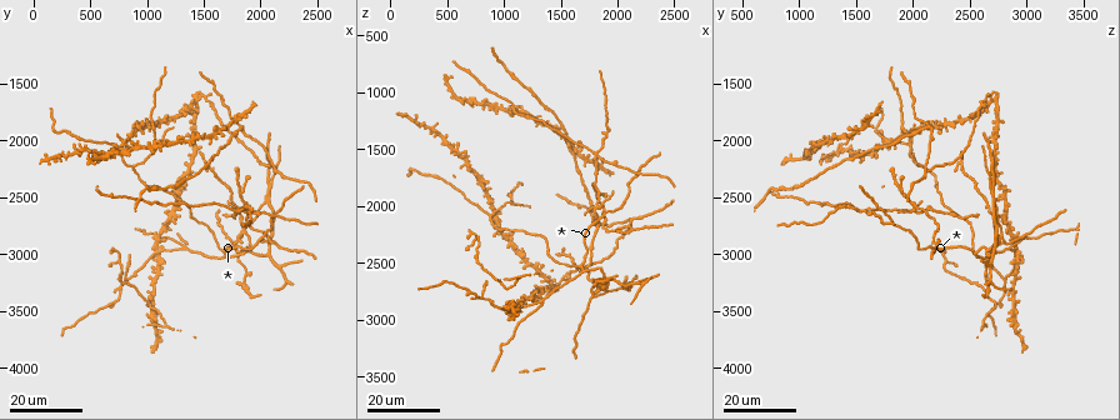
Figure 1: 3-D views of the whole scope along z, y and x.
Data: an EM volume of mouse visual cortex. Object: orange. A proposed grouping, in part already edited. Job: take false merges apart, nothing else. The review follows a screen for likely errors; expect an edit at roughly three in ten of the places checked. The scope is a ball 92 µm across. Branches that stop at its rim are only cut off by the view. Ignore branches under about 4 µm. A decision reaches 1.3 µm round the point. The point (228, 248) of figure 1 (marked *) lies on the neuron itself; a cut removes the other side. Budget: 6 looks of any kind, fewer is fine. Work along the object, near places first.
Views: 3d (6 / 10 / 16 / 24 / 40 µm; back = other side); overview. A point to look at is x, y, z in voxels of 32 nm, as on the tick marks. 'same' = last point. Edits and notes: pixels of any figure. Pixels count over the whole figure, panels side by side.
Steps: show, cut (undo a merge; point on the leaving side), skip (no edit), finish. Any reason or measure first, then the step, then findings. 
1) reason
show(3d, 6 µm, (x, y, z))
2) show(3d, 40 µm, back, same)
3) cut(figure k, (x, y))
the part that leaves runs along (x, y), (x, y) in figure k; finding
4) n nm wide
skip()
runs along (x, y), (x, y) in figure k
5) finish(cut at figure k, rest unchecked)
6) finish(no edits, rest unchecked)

thin arm on a thick one
show(3d, 16 µm, (1660, 2980, 2520))

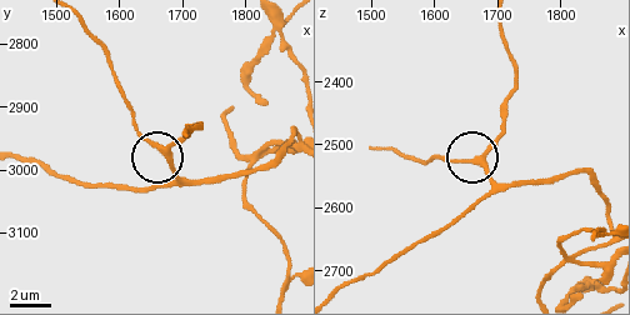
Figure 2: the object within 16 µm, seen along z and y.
show(3d, 6 µm, (1655, 2960, 2525))

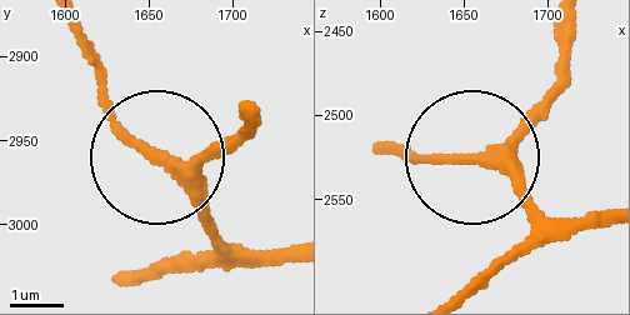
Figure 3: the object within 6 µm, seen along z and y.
skip()
runs along (578, 21), (560, 75), (510, 129), (456, 155), (394, 155) in figure 3; all the same neuron

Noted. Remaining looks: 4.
two arms in line, one across
show(3d, 16 µm, (1340, 2940, 2860))

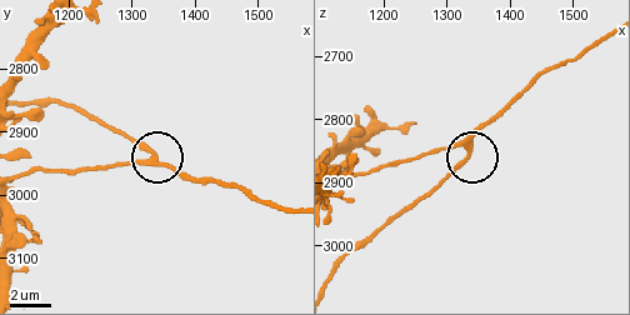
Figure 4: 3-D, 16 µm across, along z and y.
zoom in
show(3d, 6 µm, (1330, 2945, 2845))

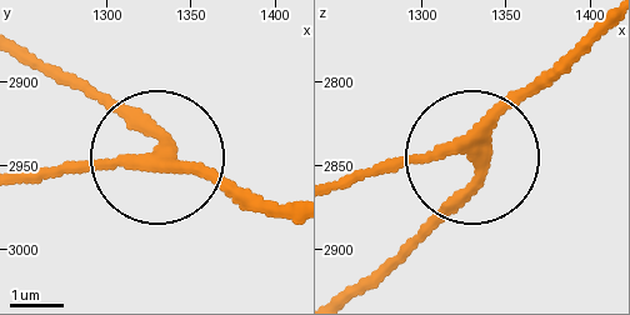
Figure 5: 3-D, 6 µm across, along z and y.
side arm 37 µm
skip()
runs along (285, 213), (164, 168), (150, 136), (60, 69) in figure 5; one neuron here

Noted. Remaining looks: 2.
arms part here
show(3d, 24 µm, (800, 3220, 2820))

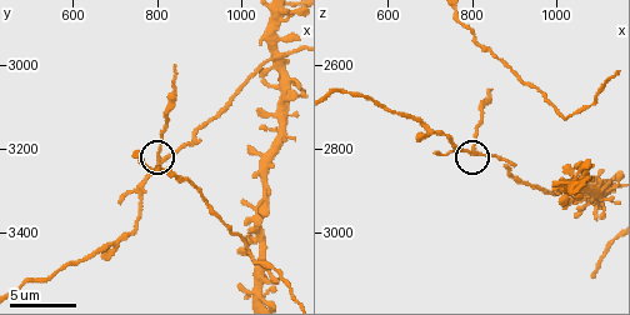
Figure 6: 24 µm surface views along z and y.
show(3d, 10 µm, (800, 3230, 2810))

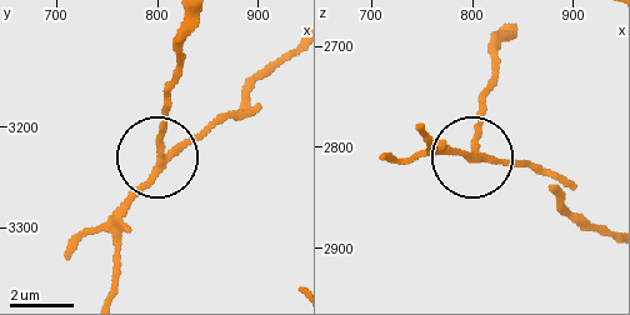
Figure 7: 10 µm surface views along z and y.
side arm 9 µm; 3 arms
cut(figure 7, (165, 119))
two neurons meet here

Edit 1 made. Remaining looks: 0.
finish(cut at figure 7, rest unchecked)

